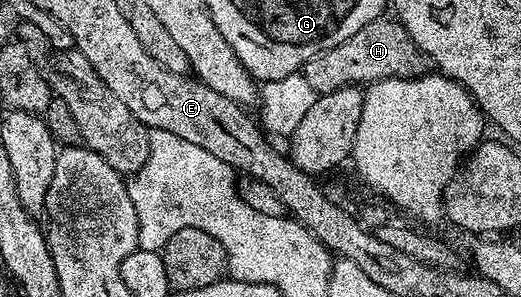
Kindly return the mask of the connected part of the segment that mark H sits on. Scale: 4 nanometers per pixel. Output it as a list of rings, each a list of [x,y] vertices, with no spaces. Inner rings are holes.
[[[380,18],[361,26],[353,38],[337,42],[337,46],[318,52],[302,66],[305,82],[313,86],[316,94],[336,92],[348,86],[370,86],[377,80],[397,80],[422,76],[428,71],[429,61],[414,44],[398,19]]]

